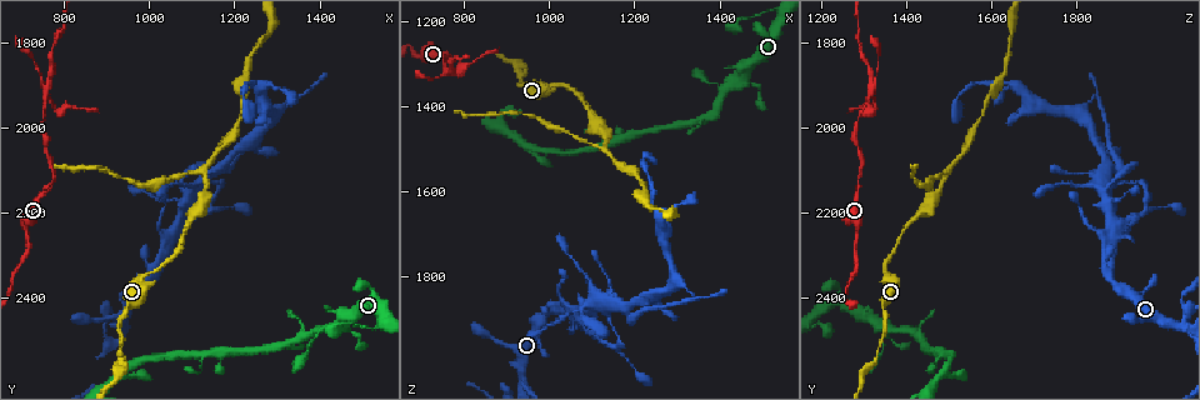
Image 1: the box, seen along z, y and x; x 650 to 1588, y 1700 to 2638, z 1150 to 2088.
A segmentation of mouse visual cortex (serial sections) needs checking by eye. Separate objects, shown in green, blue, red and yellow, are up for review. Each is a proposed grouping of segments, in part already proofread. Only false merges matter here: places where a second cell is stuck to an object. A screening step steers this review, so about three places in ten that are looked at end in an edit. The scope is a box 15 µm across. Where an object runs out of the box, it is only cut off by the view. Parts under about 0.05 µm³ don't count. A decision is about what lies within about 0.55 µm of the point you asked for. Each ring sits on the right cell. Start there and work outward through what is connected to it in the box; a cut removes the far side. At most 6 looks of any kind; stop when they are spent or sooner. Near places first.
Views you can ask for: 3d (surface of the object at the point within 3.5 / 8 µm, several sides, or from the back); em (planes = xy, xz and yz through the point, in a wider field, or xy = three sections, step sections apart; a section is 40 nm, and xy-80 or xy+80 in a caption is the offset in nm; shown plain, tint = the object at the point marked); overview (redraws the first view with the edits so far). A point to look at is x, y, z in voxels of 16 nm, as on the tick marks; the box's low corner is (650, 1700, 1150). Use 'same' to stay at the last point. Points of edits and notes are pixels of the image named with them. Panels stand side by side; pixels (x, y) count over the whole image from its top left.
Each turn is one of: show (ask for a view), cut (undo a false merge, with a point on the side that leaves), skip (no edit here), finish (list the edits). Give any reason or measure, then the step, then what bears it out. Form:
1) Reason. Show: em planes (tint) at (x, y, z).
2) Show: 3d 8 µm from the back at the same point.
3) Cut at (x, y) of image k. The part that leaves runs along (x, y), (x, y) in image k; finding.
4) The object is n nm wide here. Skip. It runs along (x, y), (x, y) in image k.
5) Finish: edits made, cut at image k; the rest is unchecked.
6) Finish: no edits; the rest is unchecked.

Sudden change in width. Show: em xy step 2 (tint) at (1135, 2110, 1490).

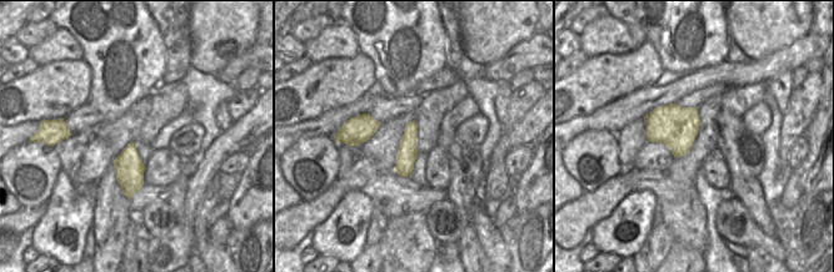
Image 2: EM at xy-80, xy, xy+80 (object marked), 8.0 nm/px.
Show: 3d 3.5 µm at the same point.

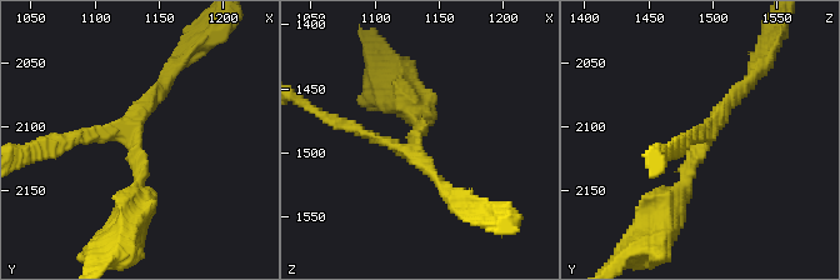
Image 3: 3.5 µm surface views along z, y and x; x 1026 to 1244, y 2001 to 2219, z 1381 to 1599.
The arms are 150, 200, 250 nm wide. Skip. It runs along (413, 124), (401, 172) in image 2; all the same cell.

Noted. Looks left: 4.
Two arms in line, one across. Show: 3d 3.5 µm at (1060, 2240, 1890).

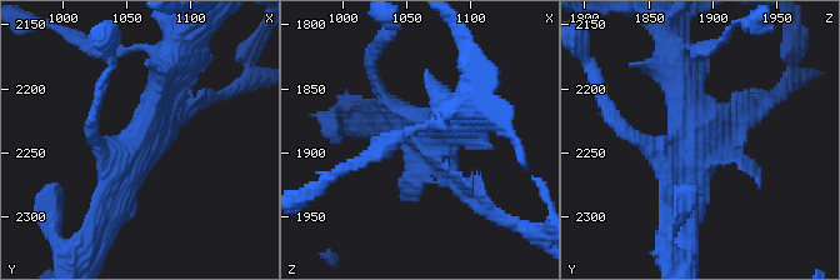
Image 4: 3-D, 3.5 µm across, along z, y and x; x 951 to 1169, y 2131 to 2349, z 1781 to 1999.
Skip. It runs along (111, 210), (170, 61) in image 4; continuous, no second cell.

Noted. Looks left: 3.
Show: em xy step 2 (tint) at (1185, 2095, 1890).

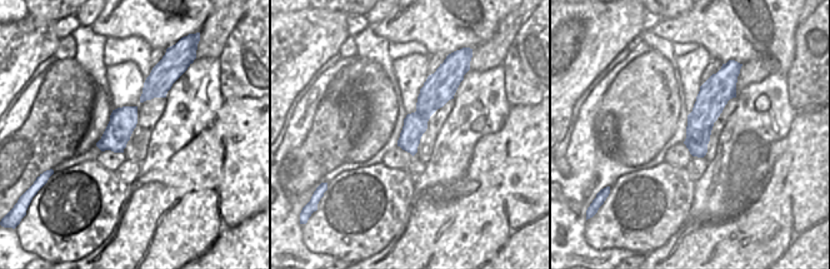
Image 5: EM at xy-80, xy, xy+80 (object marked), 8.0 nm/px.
Show: 3d 3.5 µm at the same point.

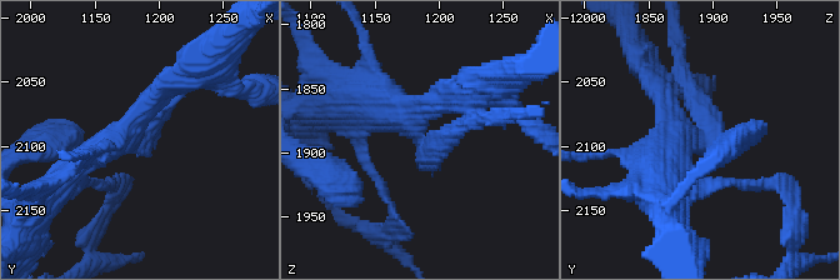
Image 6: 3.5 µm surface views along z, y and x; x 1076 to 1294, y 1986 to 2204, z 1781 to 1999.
Cut at (501, 114) of image 6. The part that leaves runs along (675, 74), (681, 66), (675, 35) in image 6; a second cell is stuck on.

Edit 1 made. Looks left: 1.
Finish: edits made, cut at image 6; the rest is unchecked.

